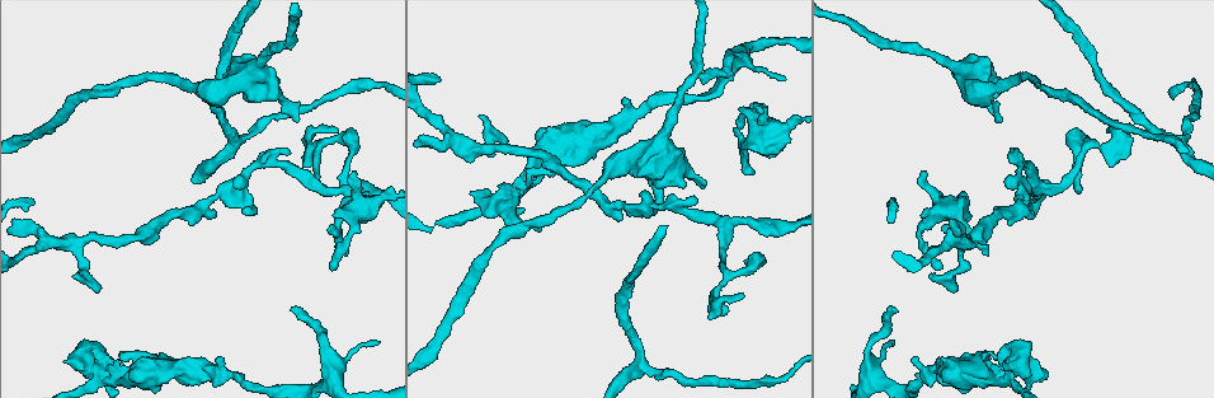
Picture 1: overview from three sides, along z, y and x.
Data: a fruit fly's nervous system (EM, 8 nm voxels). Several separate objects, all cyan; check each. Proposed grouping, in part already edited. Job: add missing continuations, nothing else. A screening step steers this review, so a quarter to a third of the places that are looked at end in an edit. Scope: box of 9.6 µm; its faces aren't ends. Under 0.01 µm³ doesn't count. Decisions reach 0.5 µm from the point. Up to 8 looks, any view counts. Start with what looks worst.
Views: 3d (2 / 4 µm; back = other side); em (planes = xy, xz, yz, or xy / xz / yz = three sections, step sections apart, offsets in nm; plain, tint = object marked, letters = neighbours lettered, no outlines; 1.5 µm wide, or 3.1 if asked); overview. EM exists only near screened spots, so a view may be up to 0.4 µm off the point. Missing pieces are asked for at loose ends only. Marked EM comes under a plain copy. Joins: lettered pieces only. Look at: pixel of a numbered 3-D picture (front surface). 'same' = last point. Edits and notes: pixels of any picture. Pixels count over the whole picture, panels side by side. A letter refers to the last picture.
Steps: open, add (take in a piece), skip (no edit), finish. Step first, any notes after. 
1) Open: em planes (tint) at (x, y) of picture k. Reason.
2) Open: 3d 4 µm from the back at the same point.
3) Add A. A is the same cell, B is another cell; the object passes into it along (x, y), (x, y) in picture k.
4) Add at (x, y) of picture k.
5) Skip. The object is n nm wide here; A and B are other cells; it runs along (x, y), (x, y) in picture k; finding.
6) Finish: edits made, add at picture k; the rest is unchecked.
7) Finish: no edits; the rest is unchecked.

Open: 3d 4 µm at (346, 256) of picture 1. Branch stops here.

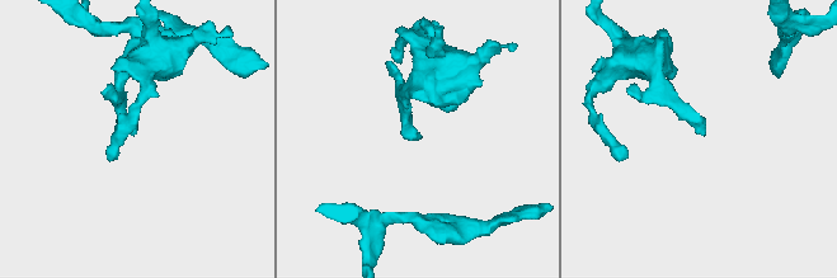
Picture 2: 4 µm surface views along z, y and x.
Open: em yz step 8 (tint) at (416, 138) of picture 2. Shape alone is not enough.

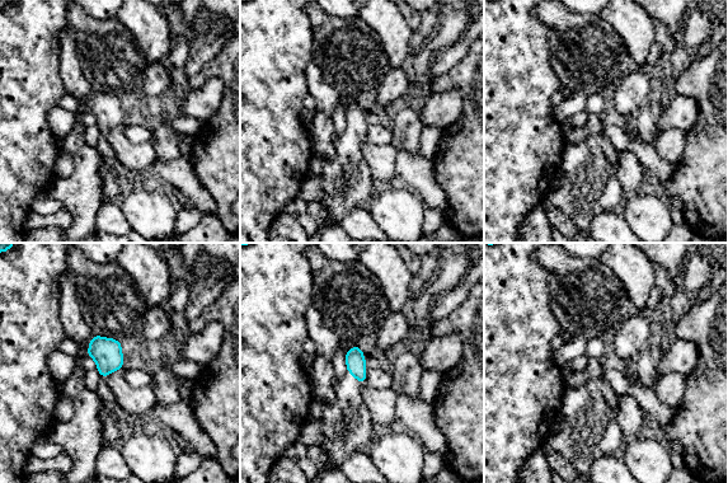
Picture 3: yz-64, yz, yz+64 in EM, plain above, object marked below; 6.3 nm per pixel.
Open: em planes (letters) at the same point.

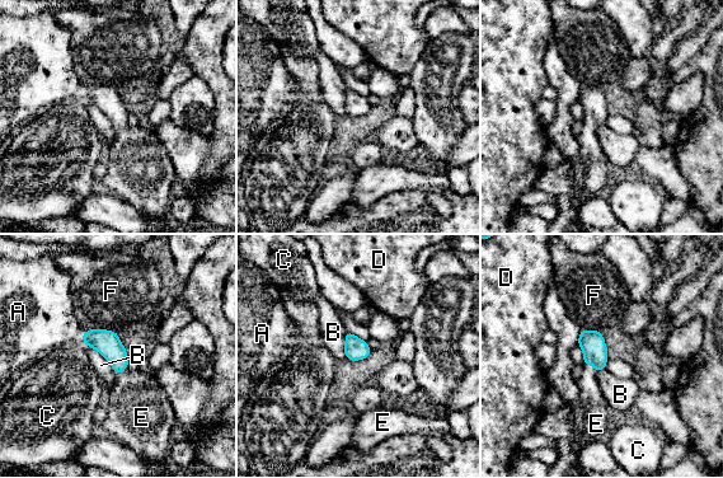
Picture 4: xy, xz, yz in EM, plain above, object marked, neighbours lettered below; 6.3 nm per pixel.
Add E. E is the same cell, A, B, C, D and F are other cells; the object passes into it along (595, 352), (591, 365), (590, 392) in picture 4; the neuron continues.

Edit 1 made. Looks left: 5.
Open: 3d 4 µm at (245, 206) of picture 1.

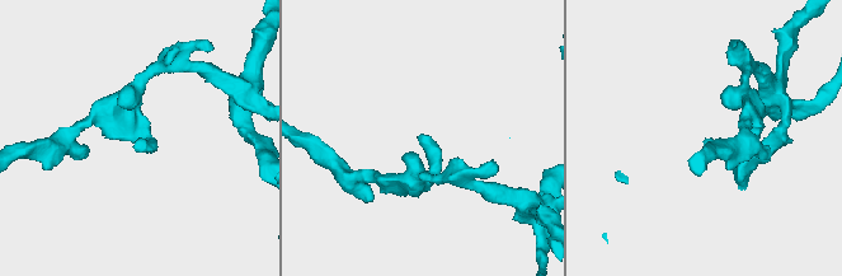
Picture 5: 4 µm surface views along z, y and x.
Open: em planes (letters) at (141, 140) of picture 5.

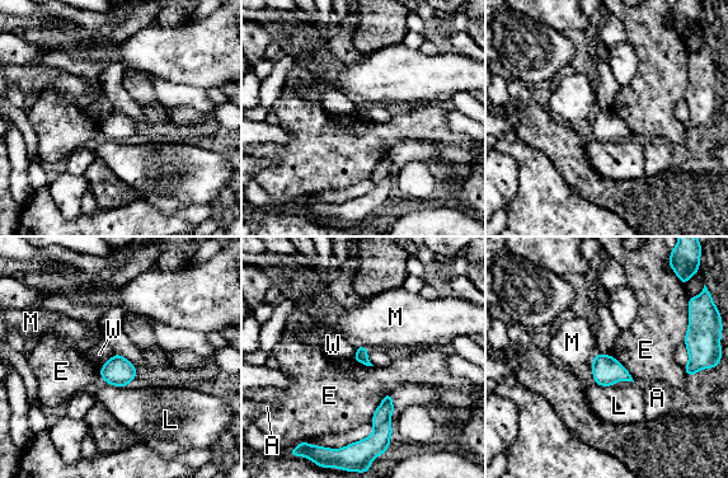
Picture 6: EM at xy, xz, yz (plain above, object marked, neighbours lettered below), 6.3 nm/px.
Skip. A, E, L, M and W are other cells; a border runs along (390, 393), (383, 398), (370, 420) in picture 6; none of them fits.

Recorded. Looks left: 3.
Finish: edits made, add at picture 4; the rest is unchecked.

